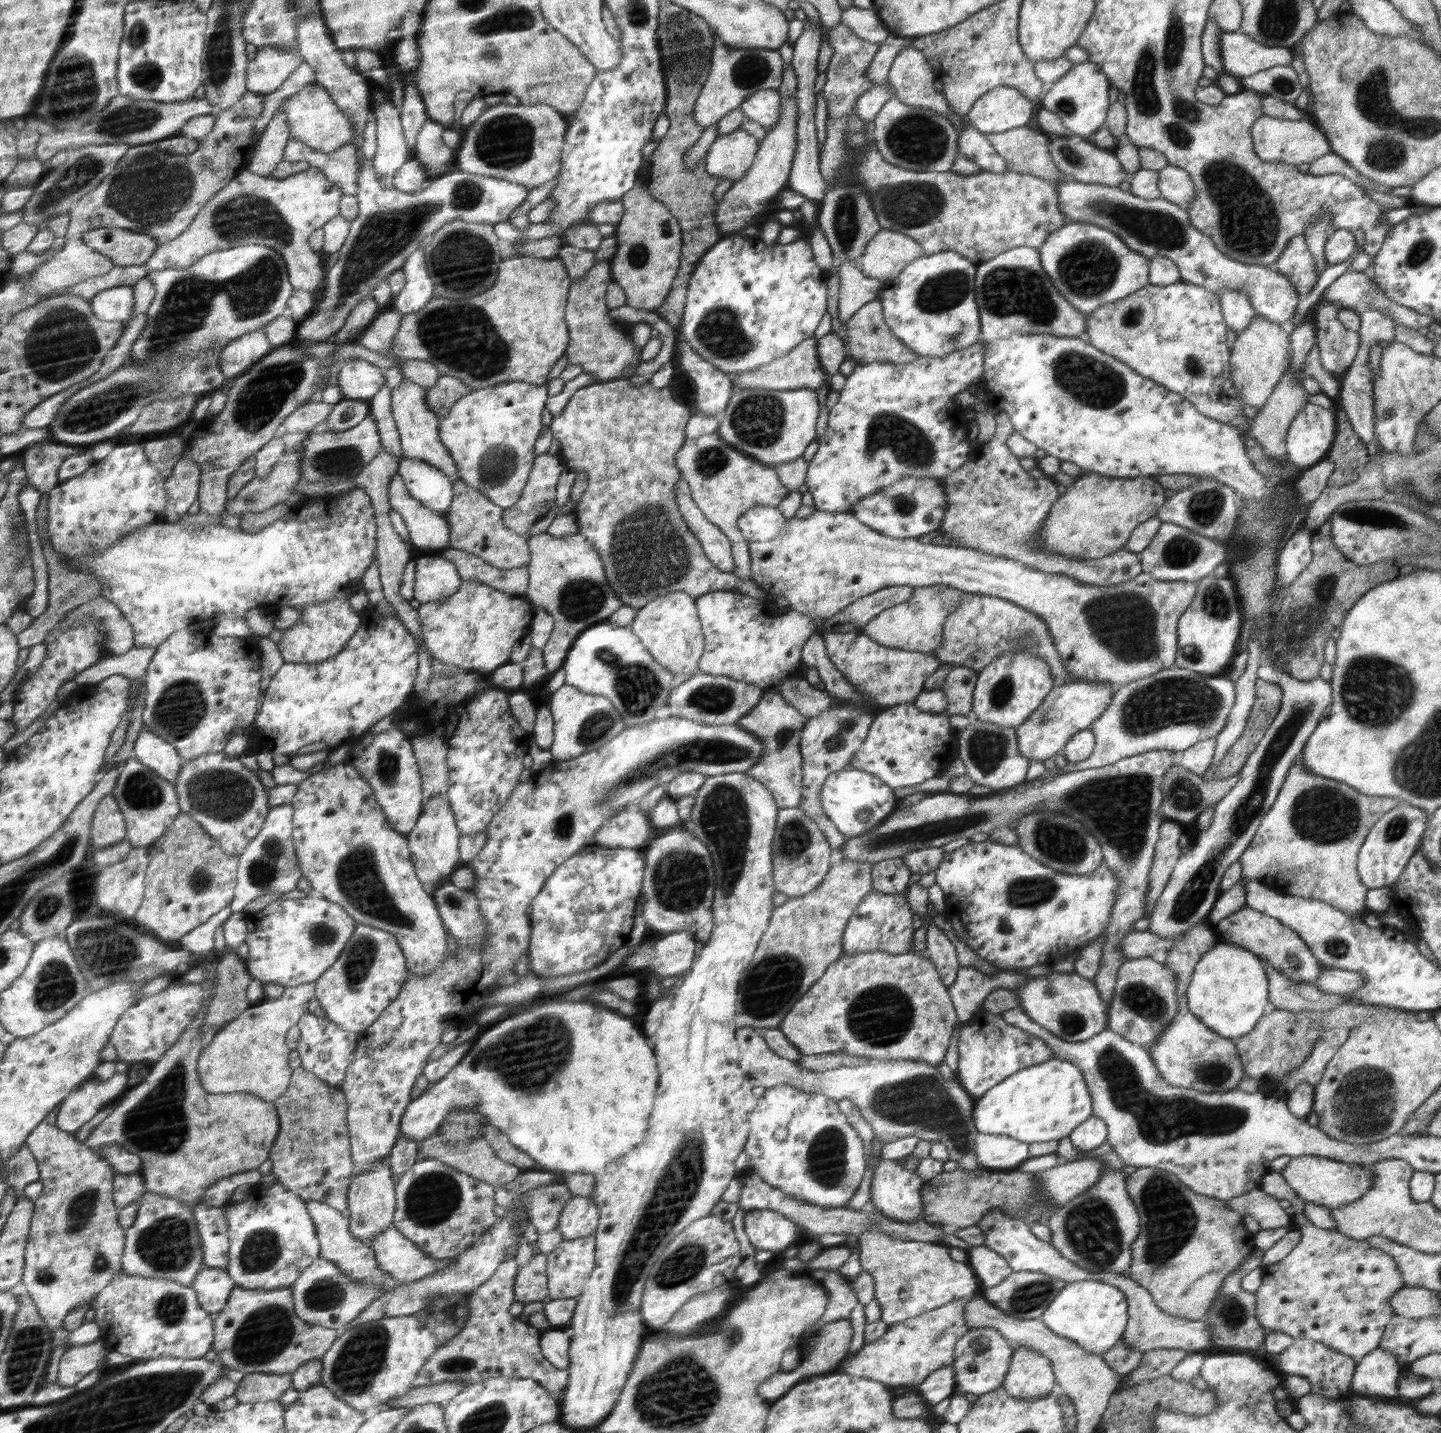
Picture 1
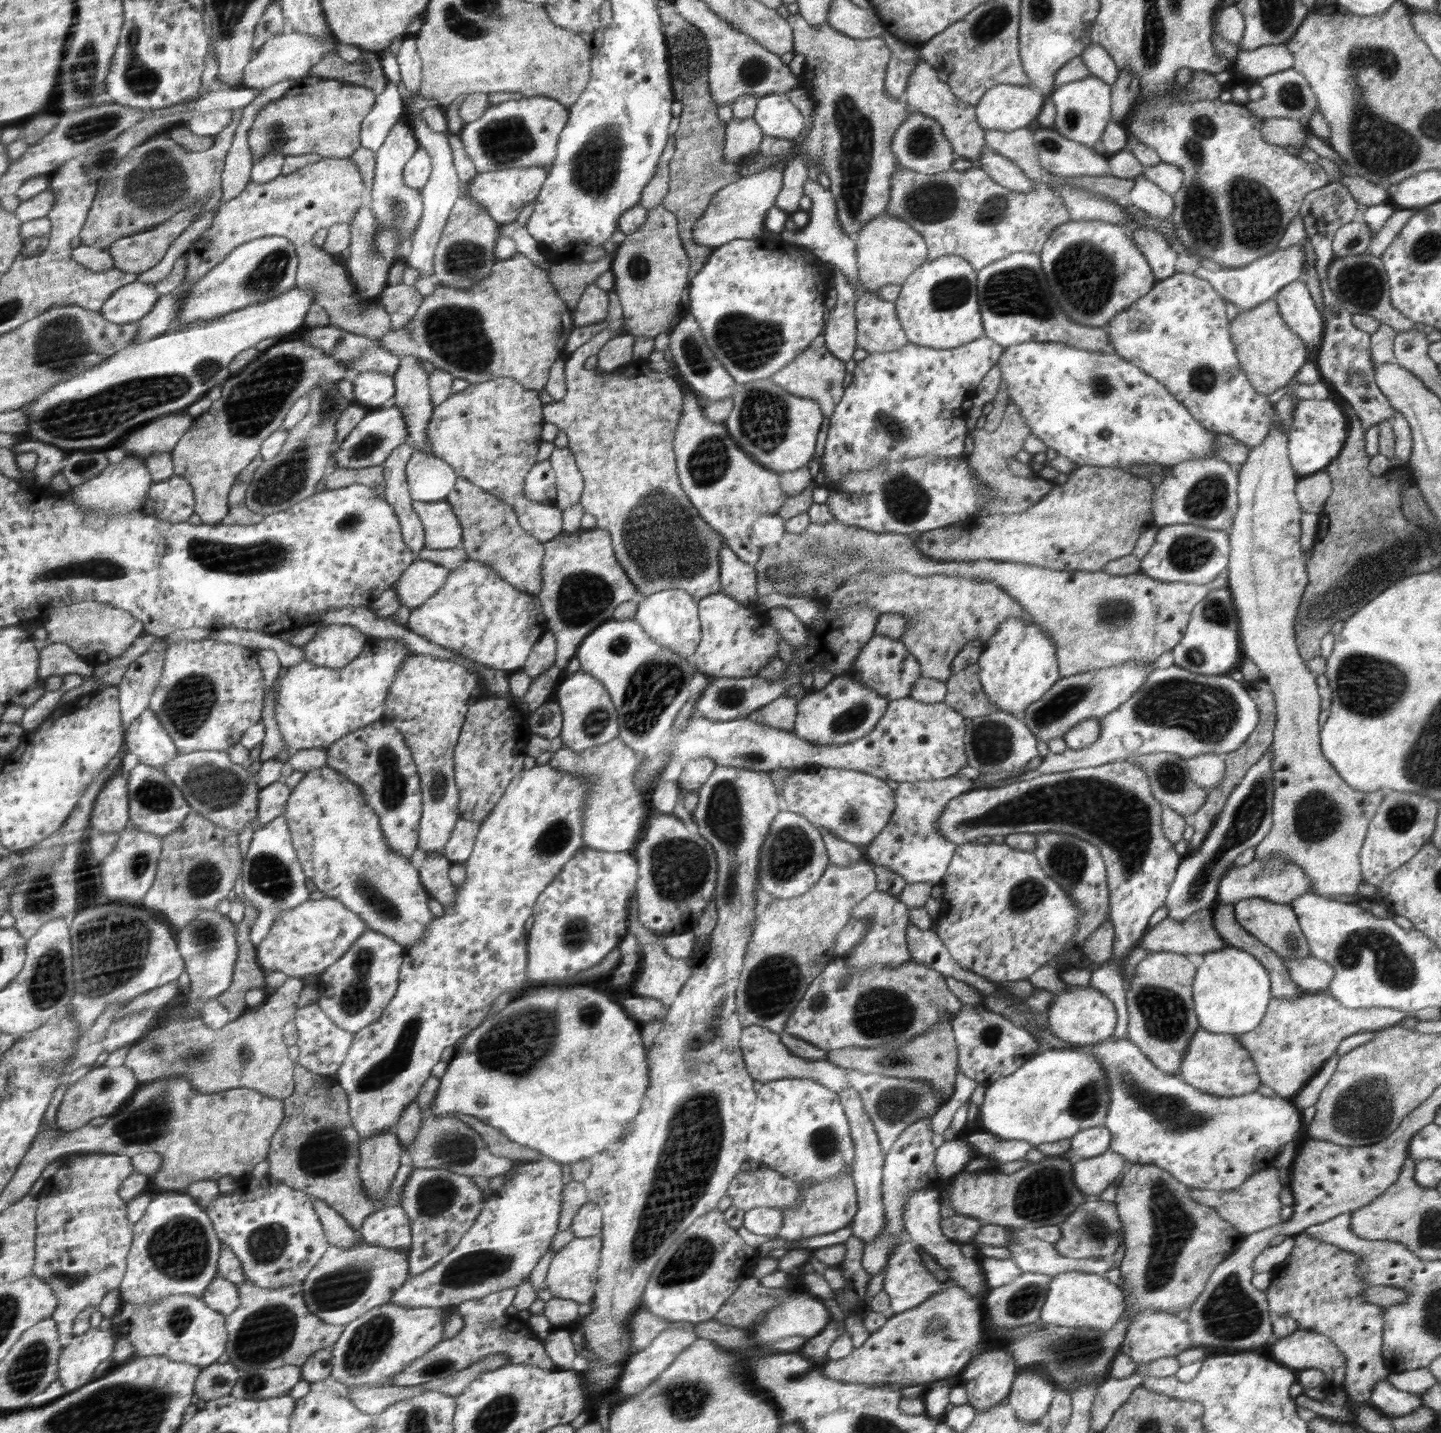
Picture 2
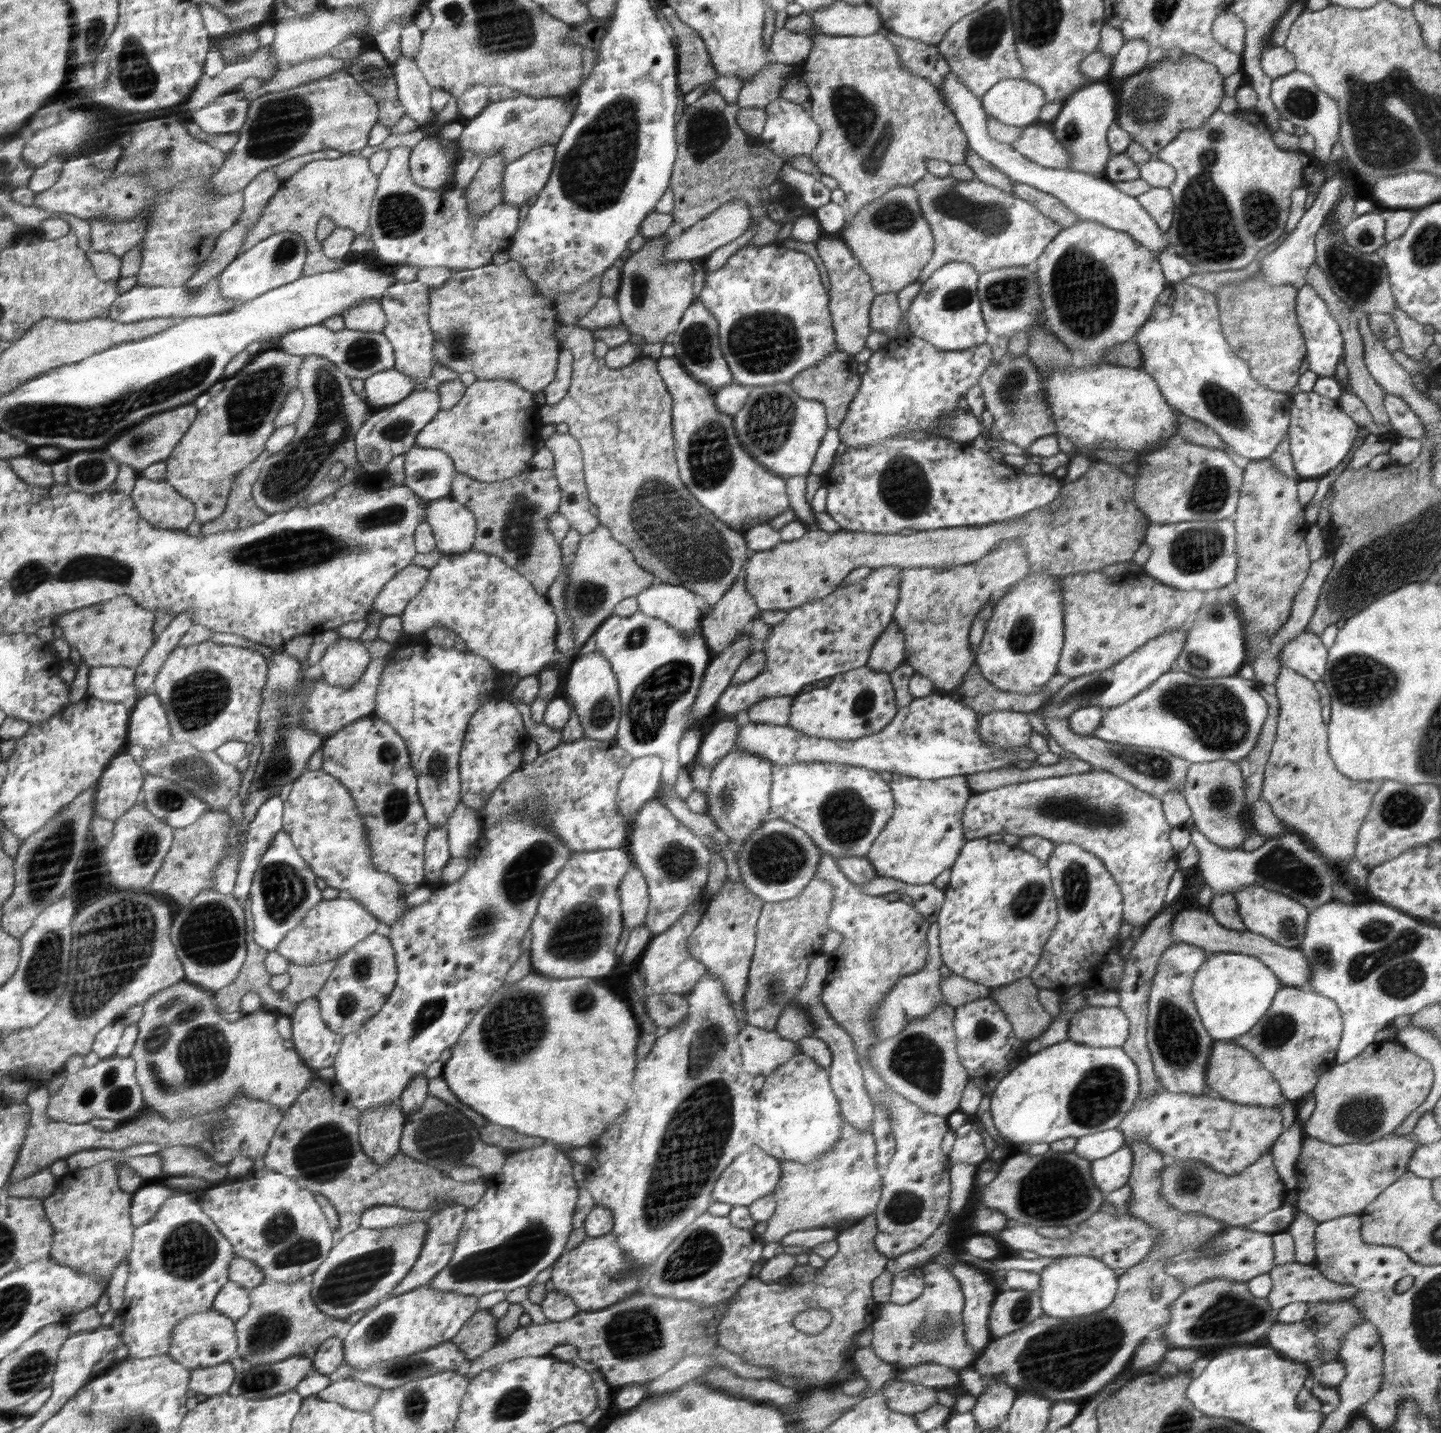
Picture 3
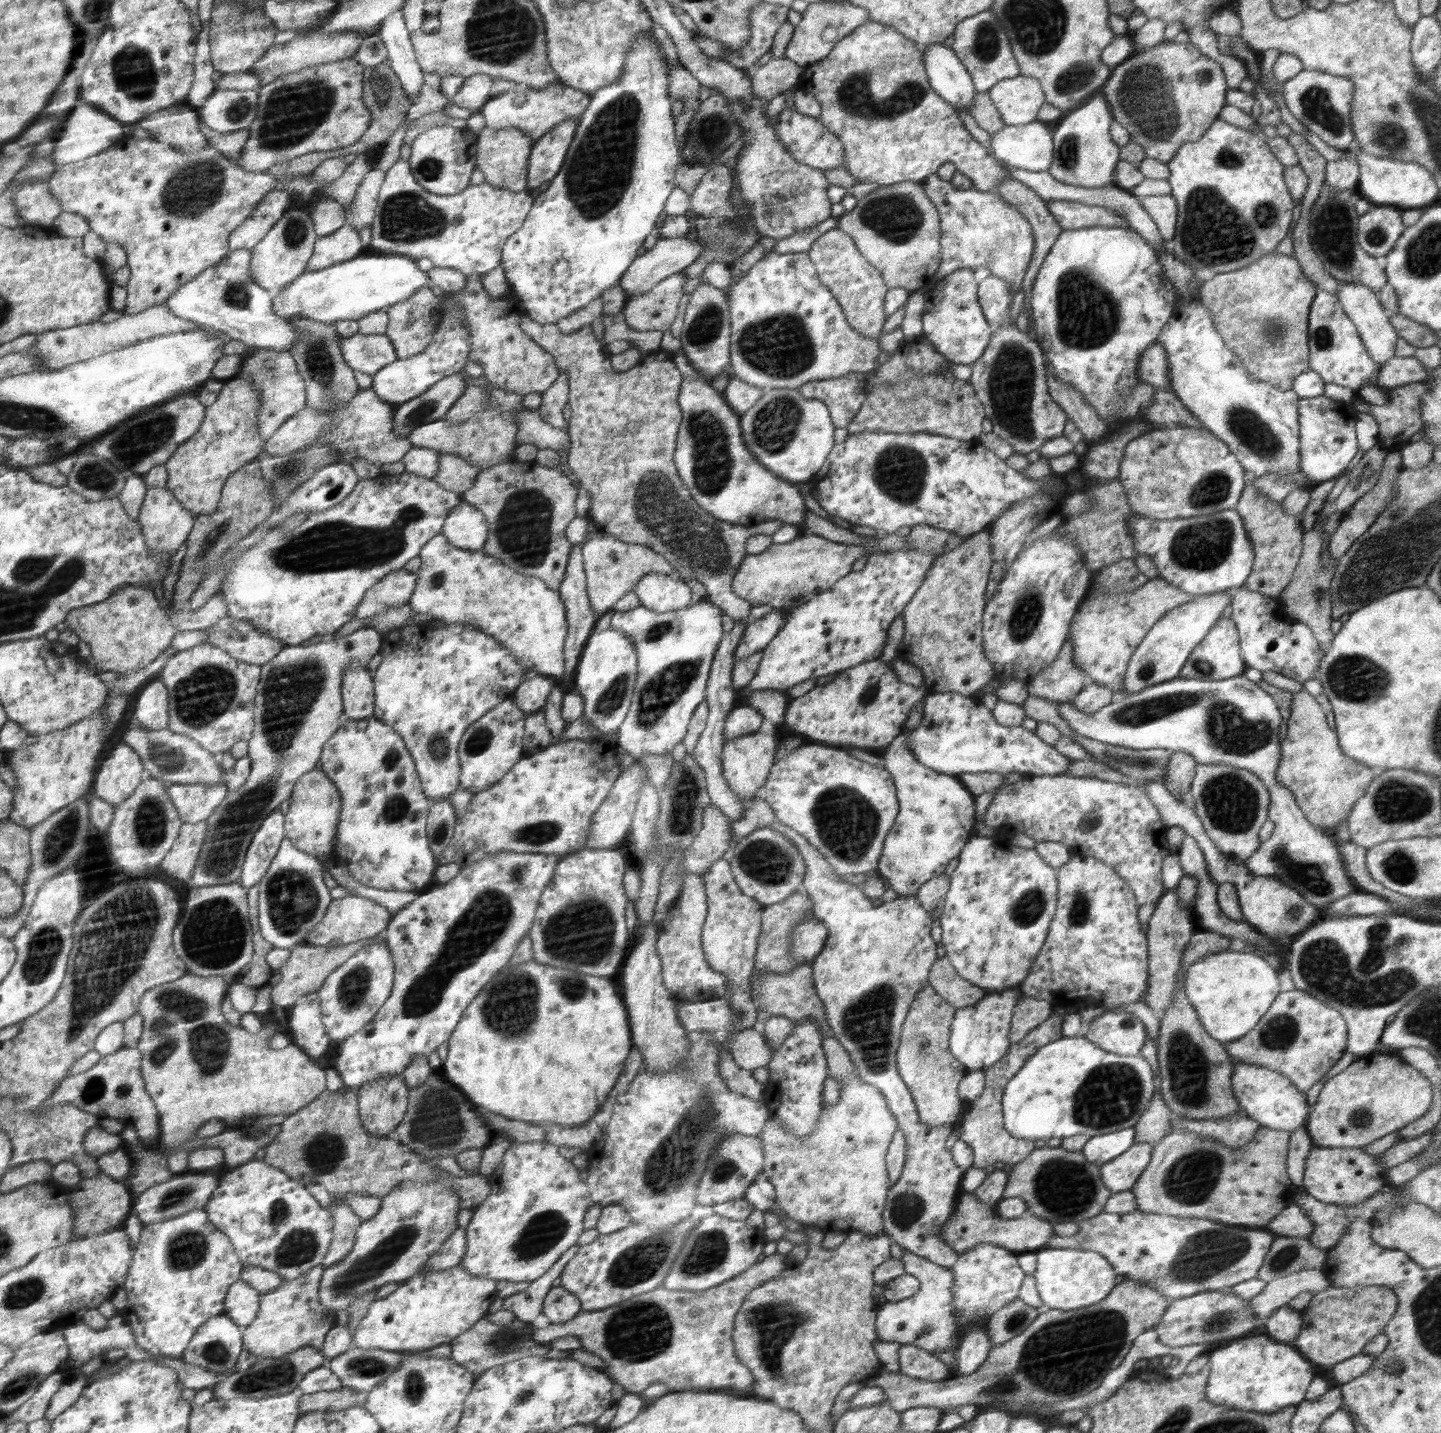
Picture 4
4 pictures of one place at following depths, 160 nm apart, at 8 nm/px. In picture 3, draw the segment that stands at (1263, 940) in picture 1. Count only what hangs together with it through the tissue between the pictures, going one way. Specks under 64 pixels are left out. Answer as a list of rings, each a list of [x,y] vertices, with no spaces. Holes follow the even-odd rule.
[[[1258,885],[1234,889],[1234,896],[1239,915],[1248,931],[1265,936],[1284,948],[1299,948],[1305,937],[1308,908],[1280,892],[1272,892]]]

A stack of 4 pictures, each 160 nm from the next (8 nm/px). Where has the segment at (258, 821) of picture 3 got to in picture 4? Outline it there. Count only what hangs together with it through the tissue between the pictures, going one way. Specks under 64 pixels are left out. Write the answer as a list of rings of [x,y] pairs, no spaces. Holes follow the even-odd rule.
[[[278,808],[265,818],[246,851],[244,870],[238,881],[247,891],[258,884],[272,859],[277,856],[284,839],[285,816]]]

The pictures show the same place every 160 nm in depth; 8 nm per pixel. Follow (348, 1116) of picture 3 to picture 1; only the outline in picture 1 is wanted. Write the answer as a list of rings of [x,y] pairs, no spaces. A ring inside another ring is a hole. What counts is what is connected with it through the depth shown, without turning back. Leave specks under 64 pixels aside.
[[[302,1067],[294,1069],[289,1090],[273,1101],[279,1116],[279,1133],[271,1148],[269,1159],[273,1164],[271,1173],[276,1176],[276,1182],[280,1185],[298,1194],[298,1197],[306,1202],[317,1201],[347,1215],[353,1159],[352,1142],[348,1142],[348,1128],[346,1128],[346,1108],[349,1108],[349,1104],[346,1104],[344,1095],[340,1087],[329,1085],[309,1069]]]

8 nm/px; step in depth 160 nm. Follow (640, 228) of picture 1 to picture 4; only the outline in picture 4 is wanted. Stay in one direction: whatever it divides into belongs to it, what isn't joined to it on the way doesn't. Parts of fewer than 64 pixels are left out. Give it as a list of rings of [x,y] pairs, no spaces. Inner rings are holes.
[[[682,272],[670,275],[650,292],[629,295],[622,310],[629,326],[637,331],[666,332],[678,316],[678,302],[684,294],[684,277]]]

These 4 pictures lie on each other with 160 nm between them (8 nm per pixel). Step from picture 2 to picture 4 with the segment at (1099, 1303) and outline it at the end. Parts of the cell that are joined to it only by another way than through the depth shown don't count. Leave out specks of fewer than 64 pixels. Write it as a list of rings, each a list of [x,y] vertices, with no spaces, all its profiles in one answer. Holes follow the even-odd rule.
[[[1044,1247],[1034,1252],[1037,1267],[1032,1276],[1035,1278],[1036,1288],[1045,1309],[1062,1311],[1090,1307],[1100,1303],[1113,1292],[1114,1268],[1100,1253],[1090,1250]]]

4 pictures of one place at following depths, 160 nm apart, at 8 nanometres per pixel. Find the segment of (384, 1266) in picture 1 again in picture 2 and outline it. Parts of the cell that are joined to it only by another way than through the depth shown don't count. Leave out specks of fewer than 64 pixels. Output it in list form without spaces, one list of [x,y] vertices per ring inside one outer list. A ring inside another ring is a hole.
[[[398,1206],[374,1212],[358,1229],[362,1242],[388,1249],[411,1249],[412,1225],[406,1210]]]

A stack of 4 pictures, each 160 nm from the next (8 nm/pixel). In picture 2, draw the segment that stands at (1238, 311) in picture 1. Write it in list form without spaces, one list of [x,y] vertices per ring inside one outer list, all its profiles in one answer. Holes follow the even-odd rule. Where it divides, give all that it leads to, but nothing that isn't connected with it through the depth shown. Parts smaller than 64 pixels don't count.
[[[1292,247],[1286,251],[1277,249],[1266,257],[1254,260],[1254,263],[1232,269],[1218,270],[1214,262],[1203,260],[1200,268],[1196,269],[1194,274],[1198,278],[1206,280],[1225,302],[1236,304],[1244,312],[1274,298],[1278,290],[1286,287],[1286,284],[1292,284],[1296,280],[1300,281],[1304,276],[1304,266],[1306,266],[1305,249]]]

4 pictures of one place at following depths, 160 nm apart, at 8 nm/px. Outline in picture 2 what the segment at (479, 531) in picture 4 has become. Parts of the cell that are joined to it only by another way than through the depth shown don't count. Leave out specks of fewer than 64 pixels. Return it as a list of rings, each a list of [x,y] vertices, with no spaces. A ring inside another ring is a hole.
[[[414,500],[414,512],[425,528],[425,547],[430,549],[454,548],[462,542],[460,520],[453,506],[446,500],[421,502]]]

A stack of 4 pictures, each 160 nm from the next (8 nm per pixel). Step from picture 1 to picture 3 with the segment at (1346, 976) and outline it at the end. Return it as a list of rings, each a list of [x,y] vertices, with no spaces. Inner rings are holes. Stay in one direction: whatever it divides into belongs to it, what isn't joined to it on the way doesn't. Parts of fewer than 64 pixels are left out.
[[[1195,906],[1184,908],[1174,916],[1172,924],[1169,926],[1169,931],[1171,936],[1178,936],[1180,943],[1185,942],[1186,944],[1199,946],[1205,952],[1235,952],[1255,956],[1274,972],[1274,975],[1283,986],[1304,986],[1310,979],[1311,964],[1300,948],[1284,948],[1277,942],[1248,930],[1238,932],[1237,930],[1224,928],[1219,922],[1216,922],[1209,909]]]

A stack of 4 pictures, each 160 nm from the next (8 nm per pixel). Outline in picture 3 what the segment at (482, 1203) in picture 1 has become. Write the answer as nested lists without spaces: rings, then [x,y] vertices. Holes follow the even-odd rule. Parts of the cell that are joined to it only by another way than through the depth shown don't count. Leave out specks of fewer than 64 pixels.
[[[454,1204],[454,1206],[443,1206],[438,1209],[433,1208],[433,1210],[436,1211],[436,1214],[430,1216],[428,1220],[429,1232],[426,1235],[426,1244],[422,1248],[421,1256],[414,1263],[409,1274],[402,1280],[402,1283],[391,1292],[390,1296],[395,1297],[398,1294],[401,1295],[410,1292],[430,1282],[453,1259],[453,1254],[457,1250],[457,1241],[460,1239],[461,1228],[464,1226],[466,1220],[468,1206]]]

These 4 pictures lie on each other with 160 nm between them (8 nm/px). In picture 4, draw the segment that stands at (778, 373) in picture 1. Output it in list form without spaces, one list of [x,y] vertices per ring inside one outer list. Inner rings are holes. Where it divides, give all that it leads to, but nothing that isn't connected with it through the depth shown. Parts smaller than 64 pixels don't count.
[[[851,372],[838,378],[810,381],[797,389],[803,397],[823,400],[829,405],[833,423],[847,428],[871,391],[872,379],[869,374]]]

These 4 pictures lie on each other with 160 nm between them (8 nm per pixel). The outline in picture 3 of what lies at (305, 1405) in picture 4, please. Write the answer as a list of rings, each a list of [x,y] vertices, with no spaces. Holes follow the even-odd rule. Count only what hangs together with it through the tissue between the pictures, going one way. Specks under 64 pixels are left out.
[[[345,1378],[330,1383],[318,1393],[318,1397],[325,1401],[336,1401],[355,1411],[369,1412],[382,1394],[383,1388],[364,1384],[356,1379]]]

